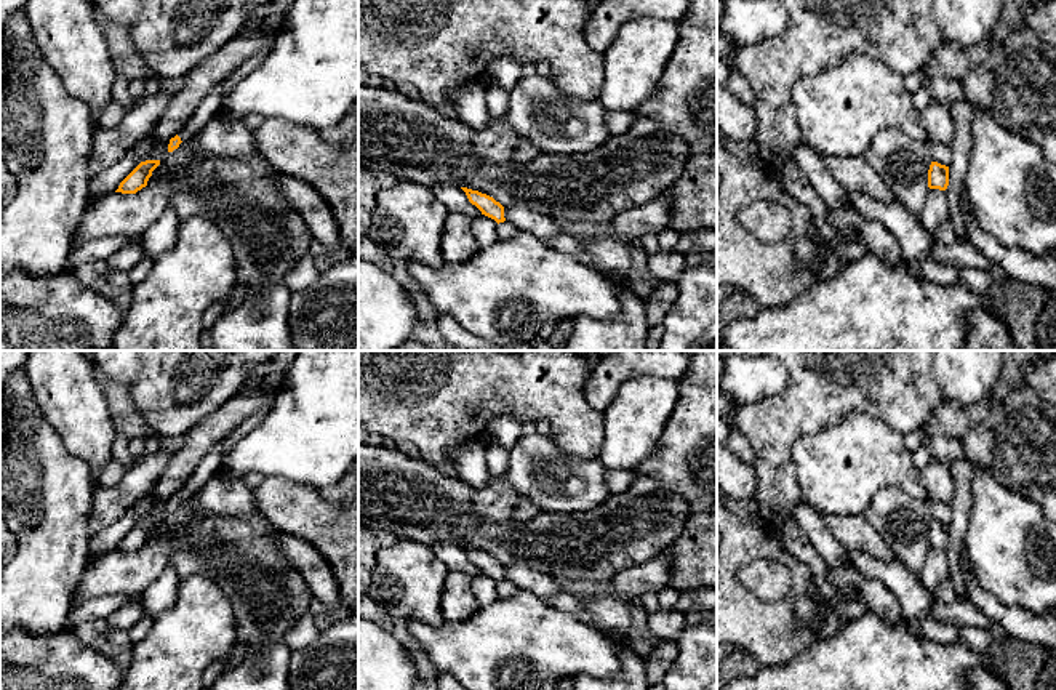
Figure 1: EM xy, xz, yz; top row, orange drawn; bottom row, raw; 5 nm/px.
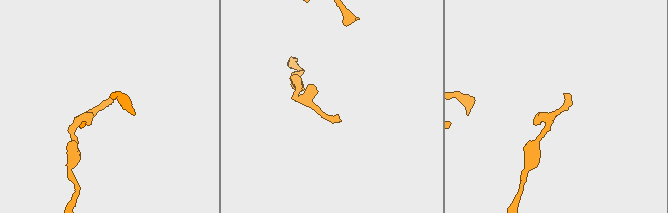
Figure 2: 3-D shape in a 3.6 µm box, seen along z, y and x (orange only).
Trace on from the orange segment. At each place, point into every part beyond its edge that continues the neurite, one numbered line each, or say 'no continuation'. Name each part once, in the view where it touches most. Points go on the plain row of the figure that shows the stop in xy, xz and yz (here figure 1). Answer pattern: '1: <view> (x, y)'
no continuation

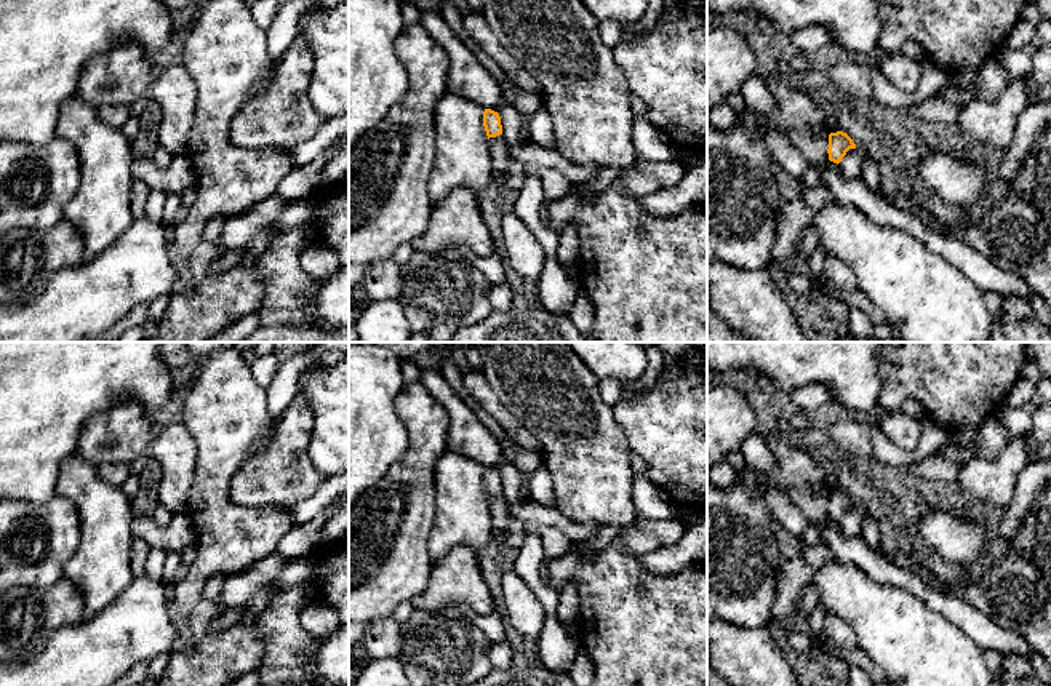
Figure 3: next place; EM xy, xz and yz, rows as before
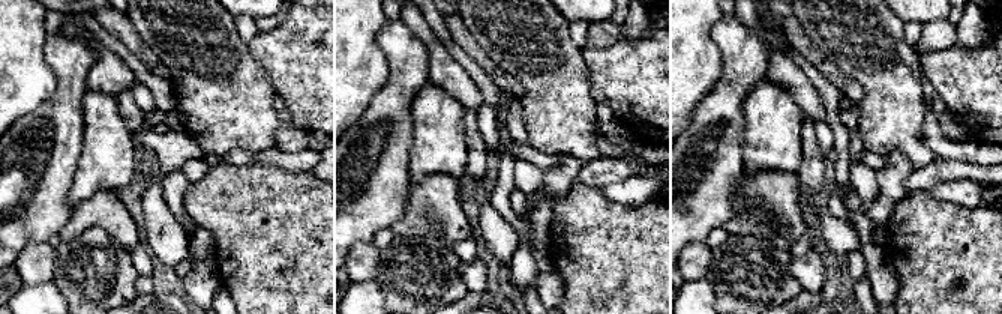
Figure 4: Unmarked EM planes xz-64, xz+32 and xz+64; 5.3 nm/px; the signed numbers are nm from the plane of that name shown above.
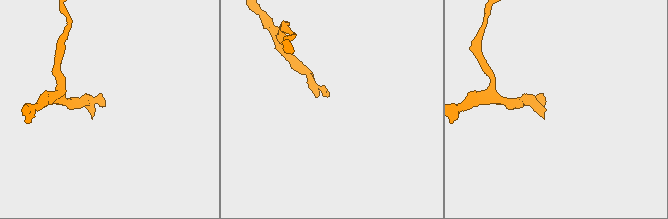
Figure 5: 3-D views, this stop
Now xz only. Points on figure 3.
1: xz (499, 509)

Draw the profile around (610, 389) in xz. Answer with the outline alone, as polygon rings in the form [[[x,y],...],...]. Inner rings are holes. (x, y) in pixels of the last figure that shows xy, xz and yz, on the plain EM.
[[[601,379],[600,395],[601,400],[613,408],[617,401],[621,401],[622,382],[617,379]]]

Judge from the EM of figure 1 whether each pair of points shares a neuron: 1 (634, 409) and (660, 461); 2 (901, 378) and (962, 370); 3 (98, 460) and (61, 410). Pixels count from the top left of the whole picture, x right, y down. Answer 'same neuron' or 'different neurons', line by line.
1: different neurons
2: different neurons
3: same neuron

